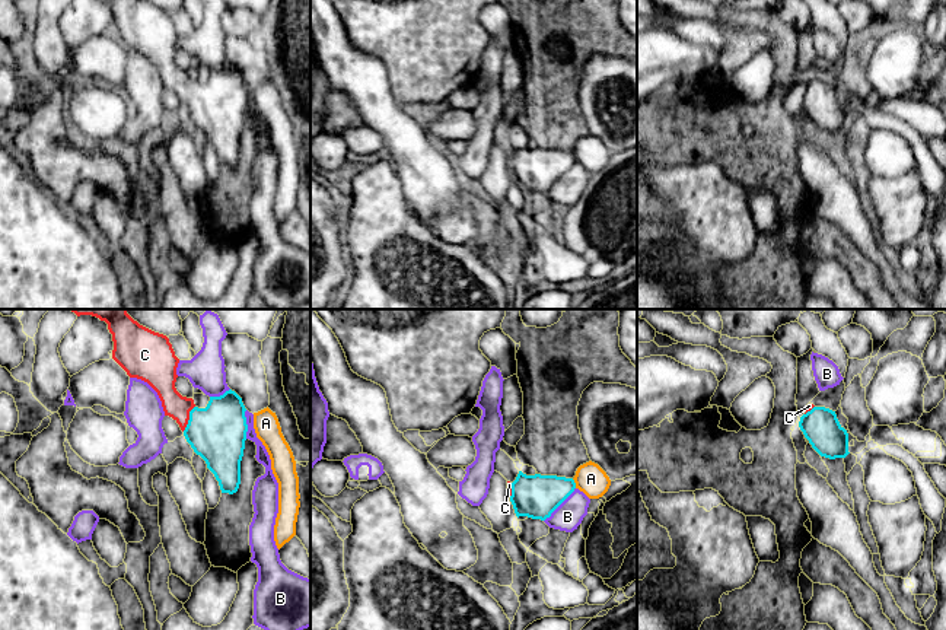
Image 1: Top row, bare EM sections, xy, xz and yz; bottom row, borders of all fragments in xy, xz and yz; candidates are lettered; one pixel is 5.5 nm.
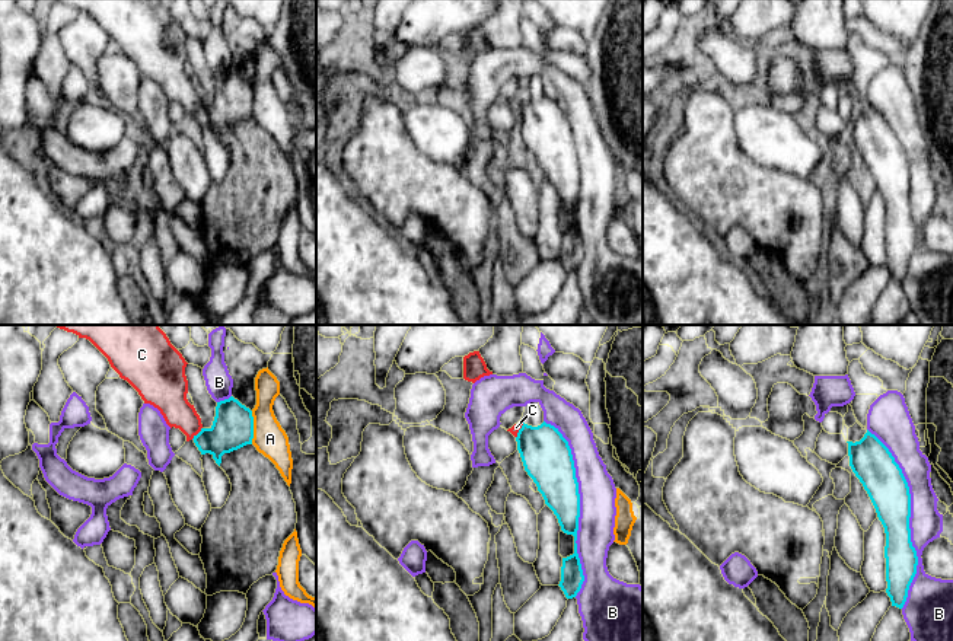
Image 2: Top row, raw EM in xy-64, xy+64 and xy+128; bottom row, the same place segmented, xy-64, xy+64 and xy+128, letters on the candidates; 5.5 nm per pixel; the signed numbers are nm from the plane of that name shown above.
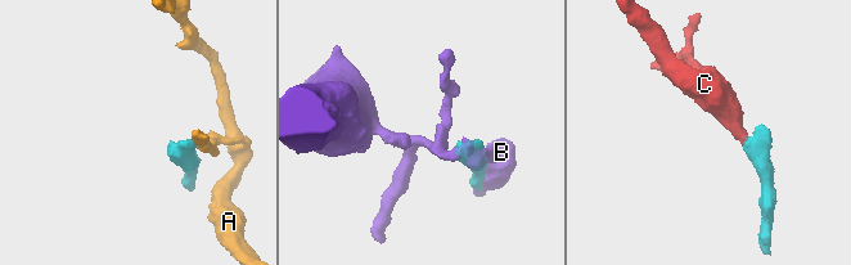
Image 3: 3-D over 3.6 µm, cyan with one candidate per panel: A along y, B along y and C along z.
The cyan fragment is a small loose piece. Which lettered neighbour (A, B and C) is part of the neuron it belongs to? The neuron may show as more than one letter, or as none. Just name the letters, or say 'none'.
C

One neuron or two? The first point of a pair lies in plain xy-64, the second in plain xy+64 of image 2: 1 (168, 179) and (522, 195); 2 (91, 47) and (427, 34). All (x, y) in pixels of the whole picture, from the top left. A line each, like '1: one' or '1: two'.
1: two
2: one

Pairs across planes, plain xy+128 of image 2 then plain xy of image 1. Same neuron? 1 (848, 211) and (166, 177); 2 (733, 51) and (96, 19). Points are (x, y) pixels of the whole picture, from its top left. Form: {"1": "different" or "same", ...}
{"1": "different", "2": "different"}

